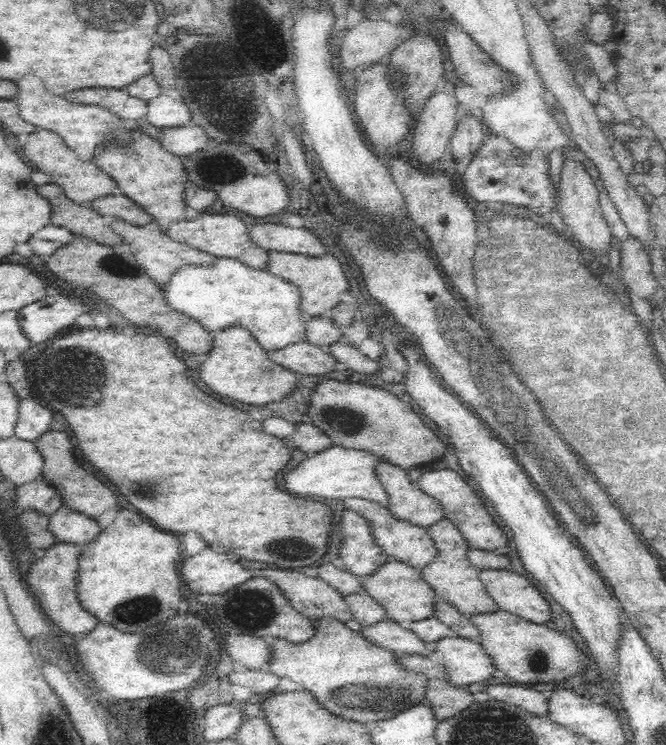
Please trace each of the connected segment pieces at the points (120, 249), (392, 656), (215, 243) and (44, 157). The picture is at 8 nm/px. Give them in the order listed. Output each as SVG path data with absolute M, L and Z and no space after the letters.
M78 235L76 240L72 240L70 244L62 246L55 254L49 256L47 266L50 266L56 274L60 274L64 280L90 288L100 298L116 307L119 314L126 316L132 325L152 326L158 328L160 334L165 337L172 337L174 340L180 338L178 346L186 352L194 354L212 352L214 334L210 334L206 326L190 314L178 311L176 307L170 305L166 286L157 283L148 275L144 266L138 262L137 256L132 254L128 244L111 247Z
M333 616L316 617L314 623L318 627L318 632L308 642L296 644L285 638L269 639L276 652L276 660L266 670L280 677L278 687L282 692L310 690L318 701L334 714L372 725L374 722L390 720L414 706L426 704L426 690L430 678L422 674L422 671L408 669L402 661L402 655L435 656L434 642L424 641L416 631L404 628L401 622L393 620L378 622L360 631L352 630L344 621Z
M204 212L199 219L174 224L169 230L169 236L206 254L235 259L254 267L256 270L268 271L270 268L270 253L252 239L250 227L236 214L207 214Z
M40 129L38 132L28 135L27 140L22 145L26 158L34 162L38 170L49 174L52 183L64 187L64 192L68 198L78 204L88 206L100 198L123 194L116 179L102 171L93 160L88 162L80 160L75 151L68 146L66 139L56 131Z

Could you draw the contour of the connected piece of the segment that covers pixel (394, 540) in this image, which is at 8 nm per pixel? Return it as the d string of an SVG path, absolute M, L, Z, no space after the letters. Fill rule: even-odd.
M348 498L344 502L347 510L356 510L356 513L360 513L368 519L378 544L384 546L384 551L394 555L396 560L412 563L412 566L424 569L428 564L436 562L436 558L440 556L440 549L438 549L438 545L436 545L436 541L430 535L430 530L427 527L418 526L408 520L396 517L392 512L389 512L388 506L372 500Z

